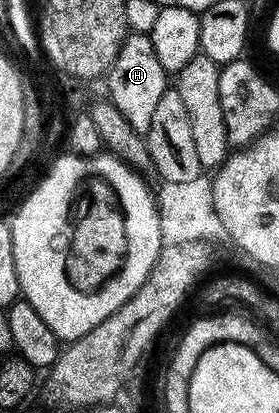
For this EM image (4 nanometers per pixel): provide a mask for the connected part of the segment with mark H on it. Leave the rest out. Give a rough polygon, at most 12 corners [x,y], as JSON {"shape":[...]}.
{"shape":[[129,34],[107,98],[147,133],[169,72],[151,35]]}

